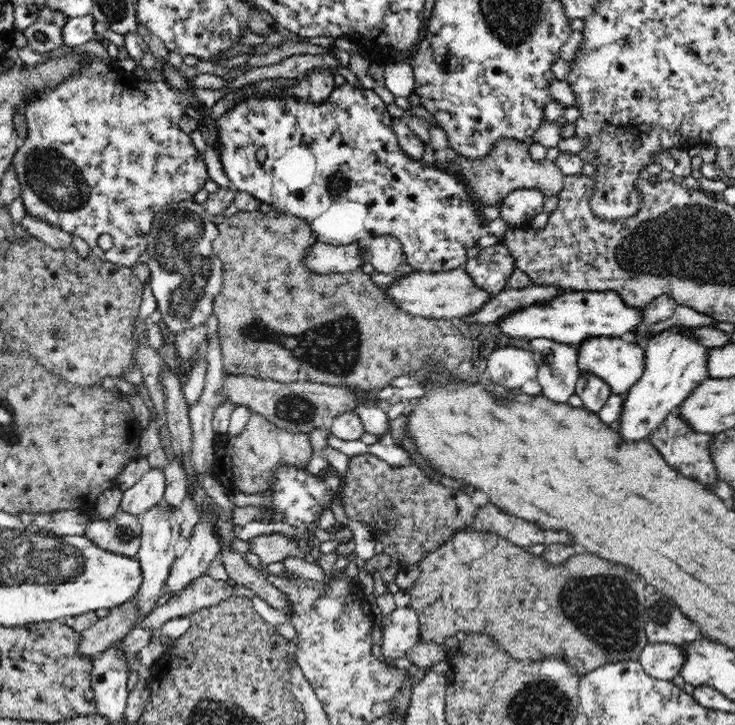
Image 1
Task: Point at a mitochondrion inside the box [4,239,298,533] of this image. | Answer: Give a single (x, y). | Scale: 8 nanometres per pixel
(53, 332)

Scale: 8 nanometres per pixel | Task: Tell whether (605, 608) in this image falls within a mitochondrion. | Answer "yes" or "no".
yes

